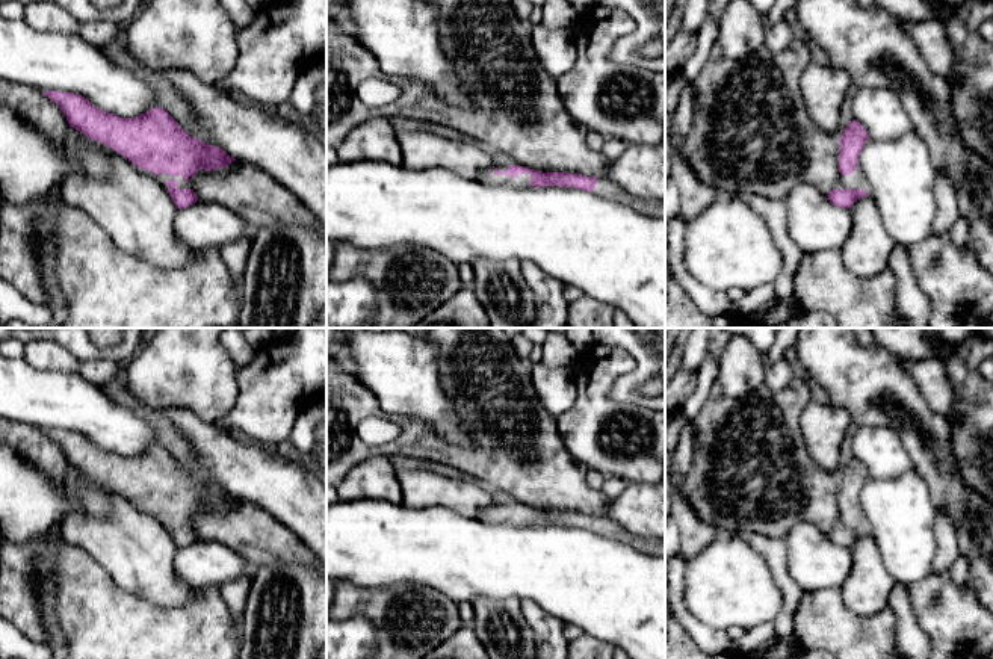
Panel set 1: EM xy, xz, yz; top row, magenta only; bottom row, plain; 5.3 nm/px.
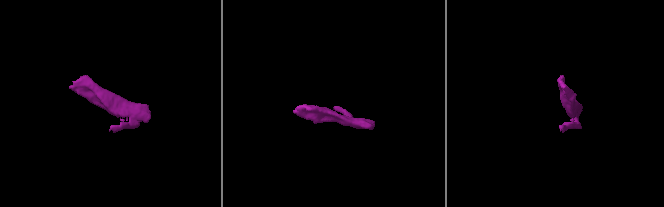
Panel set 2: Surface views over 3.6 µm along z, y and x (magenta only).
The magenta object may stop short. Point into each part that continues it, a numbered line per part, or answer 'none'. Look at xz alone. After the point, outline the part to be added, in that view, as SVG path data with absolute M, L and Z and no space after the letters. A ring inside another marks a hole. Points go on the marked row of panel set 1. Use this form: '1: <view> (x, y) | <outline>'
1: xz (501, 160) | M496 153L493 156L493 163L490 168L487 168L485 171L482 171L479 174L479 180L485 181L485 183L491 183L491 184L506 184L515 189L529 189L531 186L531 174L518 174L517 178L512 178L509 175L496 175L494 169L497 168L500 172L506 171L509 165L520 165L515 159L512 159L511 156L505 154L505 153Z

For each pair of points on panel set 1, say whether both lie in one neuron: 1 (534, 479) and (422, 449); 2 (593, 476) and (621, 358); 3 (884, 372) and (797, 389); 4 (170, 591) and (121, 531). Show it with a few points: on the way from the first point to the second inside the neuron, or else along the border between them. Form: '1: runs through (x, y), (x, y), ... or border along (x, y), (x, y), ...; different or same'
1: runs through (507, 458), (464, 458), (449, 454); same
2: border along (590, 469), (599, 470), (606, 476); different
3: border along (806, 375), (809, 381); different
4: runs through (154, 576), (142, 564), (139, 553), (132, 546); same

